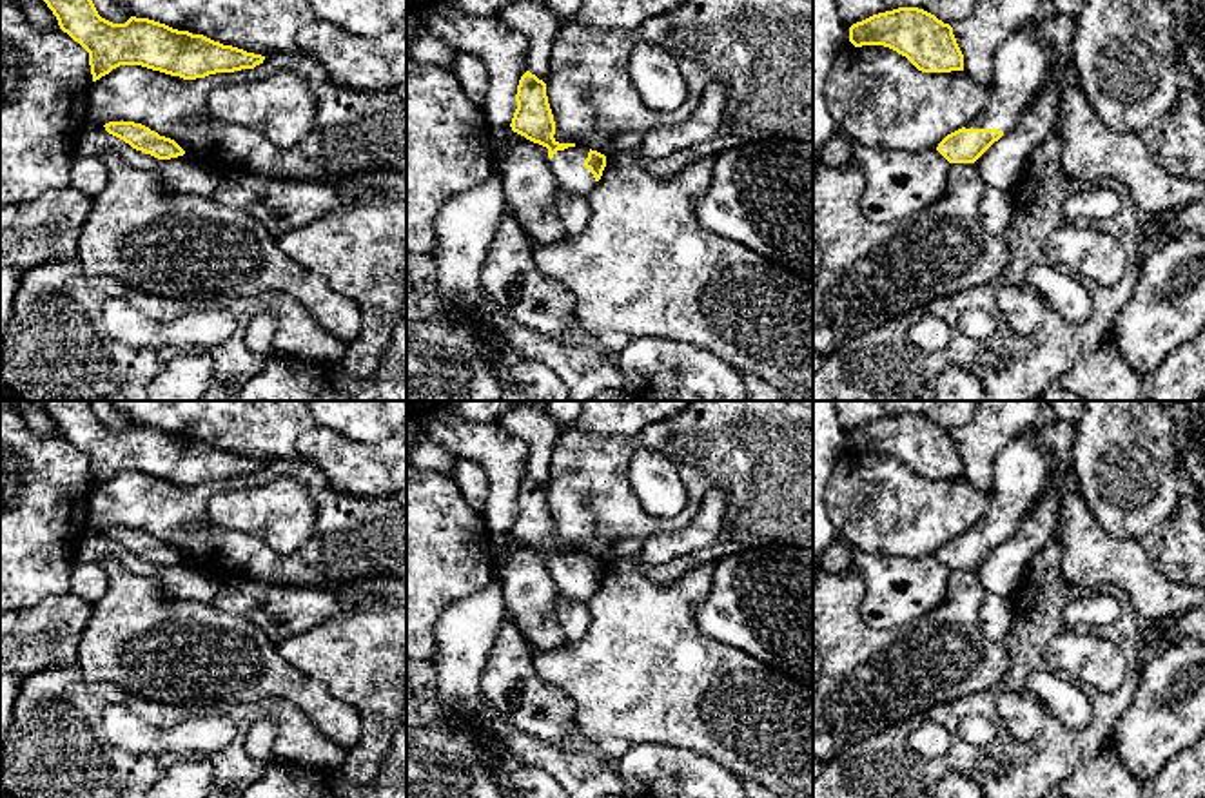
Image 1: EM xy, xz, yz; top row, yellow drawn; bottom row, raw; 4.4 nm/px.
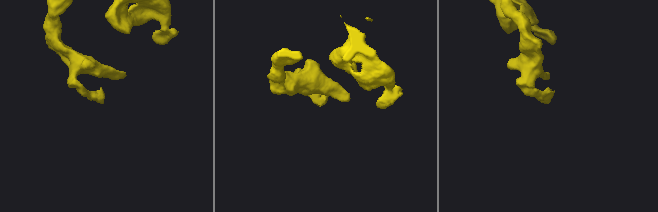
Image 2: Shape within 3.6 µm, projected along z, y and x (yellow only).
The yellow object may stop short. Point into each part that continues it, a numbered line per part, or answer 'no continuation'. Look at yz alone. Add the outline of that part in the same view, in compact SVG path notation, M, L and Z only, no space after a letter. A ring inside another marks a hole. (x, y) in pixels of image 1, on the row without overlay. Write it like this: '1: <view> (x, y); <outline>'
1: yz (1020, 470); M1042 404L1033 428L998 455L994 466L994 497L985 515L965 535L1011 537L1029 508L1038 501L1049 468L1049 452L1034 441L1036 433L1058 423L1049 404Z

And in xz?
1: xz (574, 584); M586 551L568 553L557 557L550 566L552 577L557 582L557 591L566 600L586 604L595 593L595 584L590 575L584 573L590 555Z

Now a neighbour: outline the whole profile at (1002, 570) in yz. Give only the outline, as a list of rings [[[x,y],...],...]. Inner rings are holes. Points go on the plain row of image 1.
[[[1073,468],[1058,481],[1045,482],[1018,530],[975,568],[985,591],[1007,600],[1013,597],[1024,580],[1029,560],[1054,537],[1062,502],[1076,484],[1078,479]]]

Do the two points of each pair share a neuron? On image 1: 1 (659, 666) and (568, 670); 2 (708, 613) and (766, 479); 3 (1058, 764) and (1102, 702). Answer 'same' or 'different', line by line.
1: same
2: different
3: same

